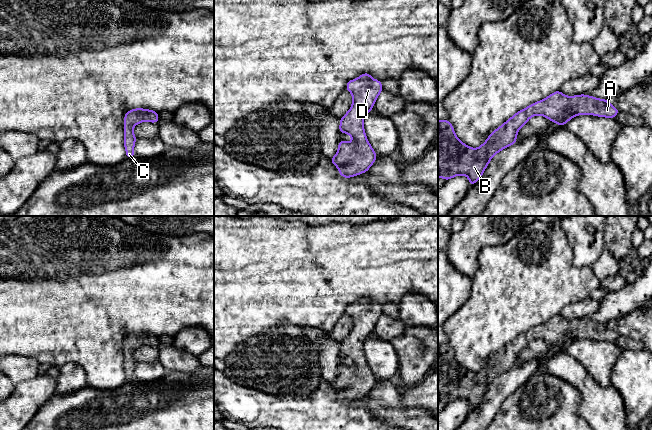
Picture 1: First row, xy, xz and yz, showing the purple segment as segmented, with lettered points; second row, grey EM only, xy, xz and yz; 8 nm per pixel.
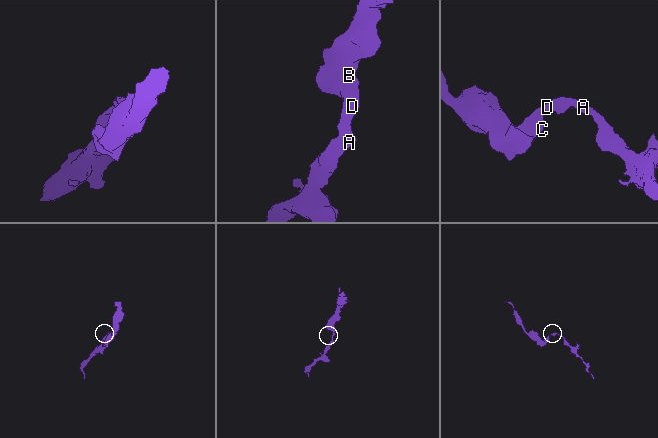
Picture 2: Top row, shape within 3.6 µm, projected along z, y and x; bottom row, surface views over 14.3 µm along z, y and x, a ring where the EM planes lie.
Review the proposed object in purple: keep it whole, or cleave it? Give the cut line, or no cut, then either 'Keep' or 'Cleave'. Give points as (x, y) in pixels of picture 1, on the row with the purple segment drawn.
No split. Keep

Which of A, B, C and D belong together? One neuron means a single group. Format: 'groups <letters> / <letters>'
groups A B C D

